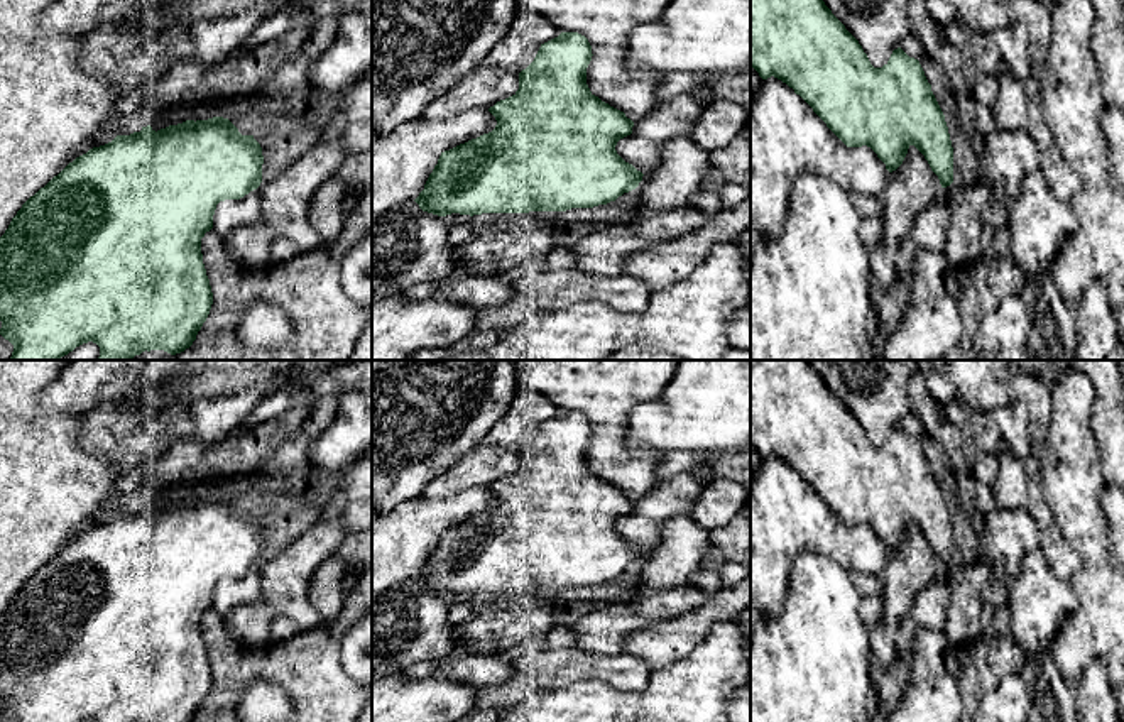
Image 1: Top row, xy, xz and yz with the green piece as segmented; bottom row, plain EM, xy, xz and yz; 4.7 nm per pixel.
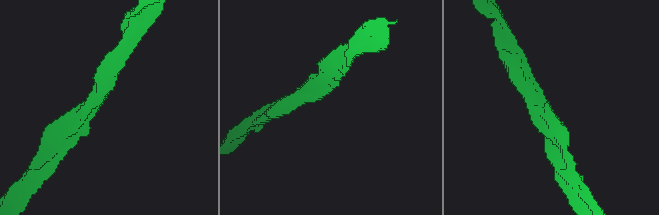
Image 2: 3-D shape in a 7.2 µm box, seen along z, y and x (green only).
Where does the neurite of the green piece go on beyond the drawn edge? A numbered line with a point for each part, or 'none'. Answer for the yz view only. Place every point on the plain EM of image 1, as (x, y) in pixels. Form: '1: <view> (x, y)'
none

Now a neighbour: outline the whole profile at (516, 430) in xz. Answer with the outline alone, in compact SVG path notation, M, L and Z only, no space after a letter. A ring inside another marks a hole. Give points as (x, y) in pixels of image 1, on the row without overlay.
M521 391L512 399L505 416L488 431L485 443L514 451L526 448L539 426L558 416L561 409L537 391Z

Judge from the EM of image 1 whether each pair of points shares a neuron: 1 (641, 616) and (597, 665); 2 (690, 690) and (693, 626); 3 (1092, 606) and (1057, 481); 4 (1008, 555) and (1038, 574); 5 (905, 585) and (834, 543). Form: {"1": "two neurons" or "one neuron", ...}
{"1": "two neurons", "2": "two neurons", "3": "one neuron", "4": "two neurons", "5": "two neurons"}

